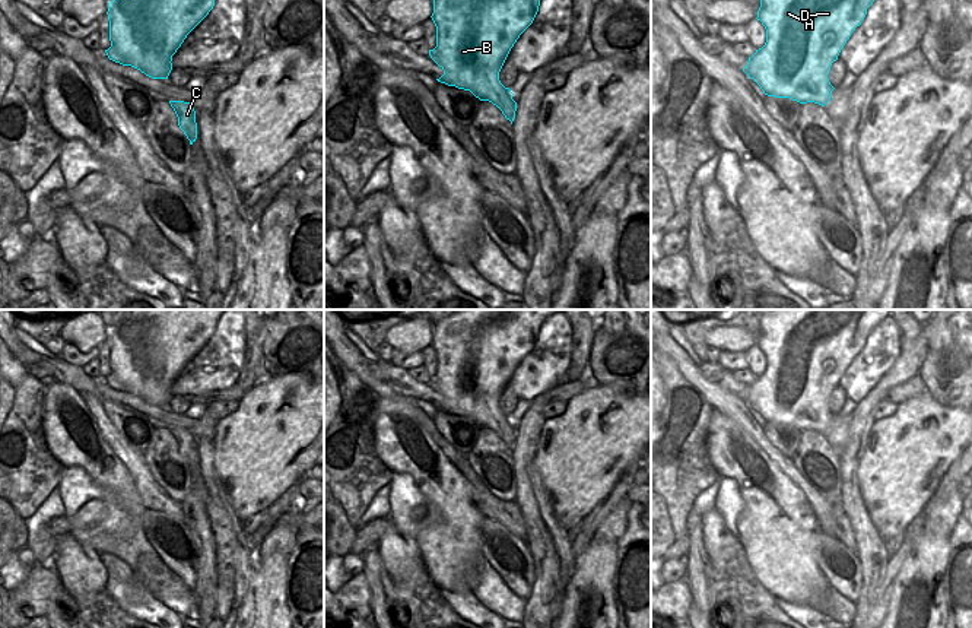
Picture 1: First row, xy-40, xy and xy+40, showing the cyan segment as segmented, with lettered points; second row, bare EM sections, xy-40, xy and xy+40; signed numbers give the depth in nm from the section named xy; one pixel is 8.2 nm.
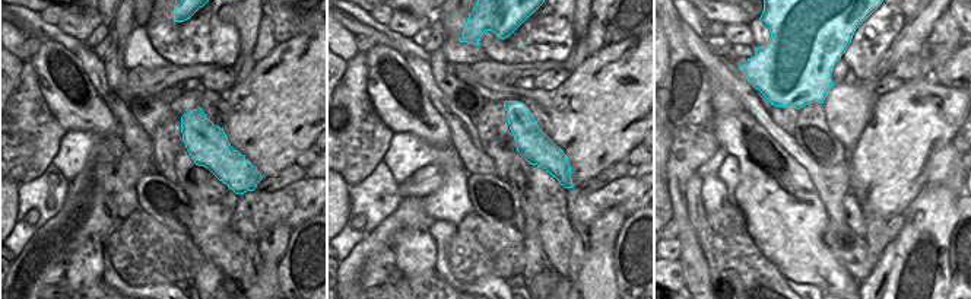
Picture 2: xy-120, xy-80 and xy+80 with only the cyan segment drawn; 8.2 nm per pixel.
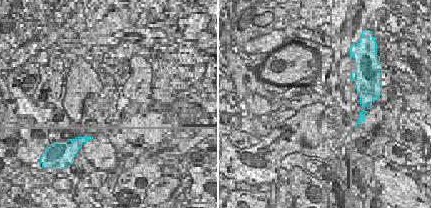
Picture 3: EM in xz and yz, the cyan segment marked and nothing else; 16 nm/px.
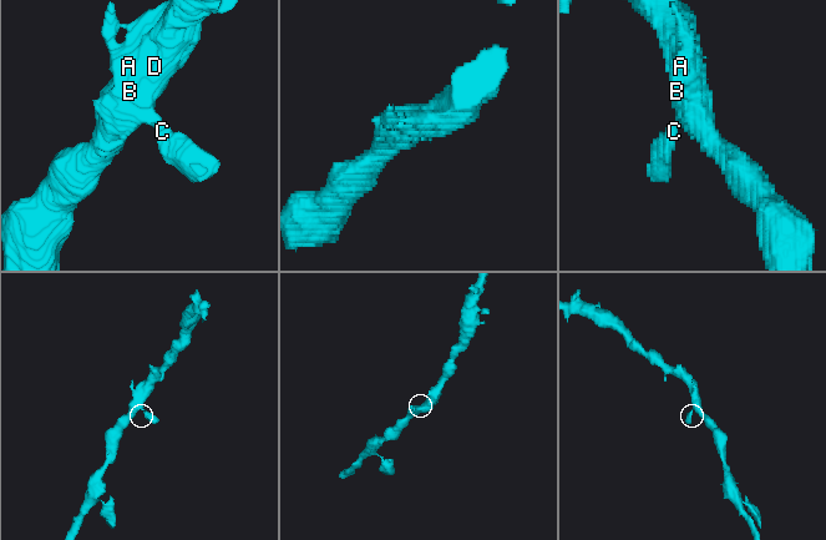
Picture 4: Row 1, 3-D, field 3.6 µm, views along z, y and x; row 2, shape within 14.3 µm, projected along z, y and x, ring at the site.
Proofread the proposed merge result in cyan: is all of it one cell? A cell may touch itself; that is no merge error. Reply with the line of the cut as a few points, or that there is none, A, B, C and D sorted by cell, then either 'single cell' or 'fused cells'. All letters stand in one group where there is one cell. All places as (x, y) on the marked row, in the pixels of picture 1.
no cut; A B C D; single cell

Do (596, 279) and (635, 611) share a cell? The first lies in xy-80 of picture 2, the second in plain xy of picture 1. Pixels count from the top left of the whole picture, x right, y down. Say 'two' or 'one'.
two

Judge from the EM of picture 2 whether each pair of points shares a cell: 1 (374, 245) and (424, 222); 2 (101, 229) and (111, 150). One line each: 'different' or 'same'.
1: same
2: same

